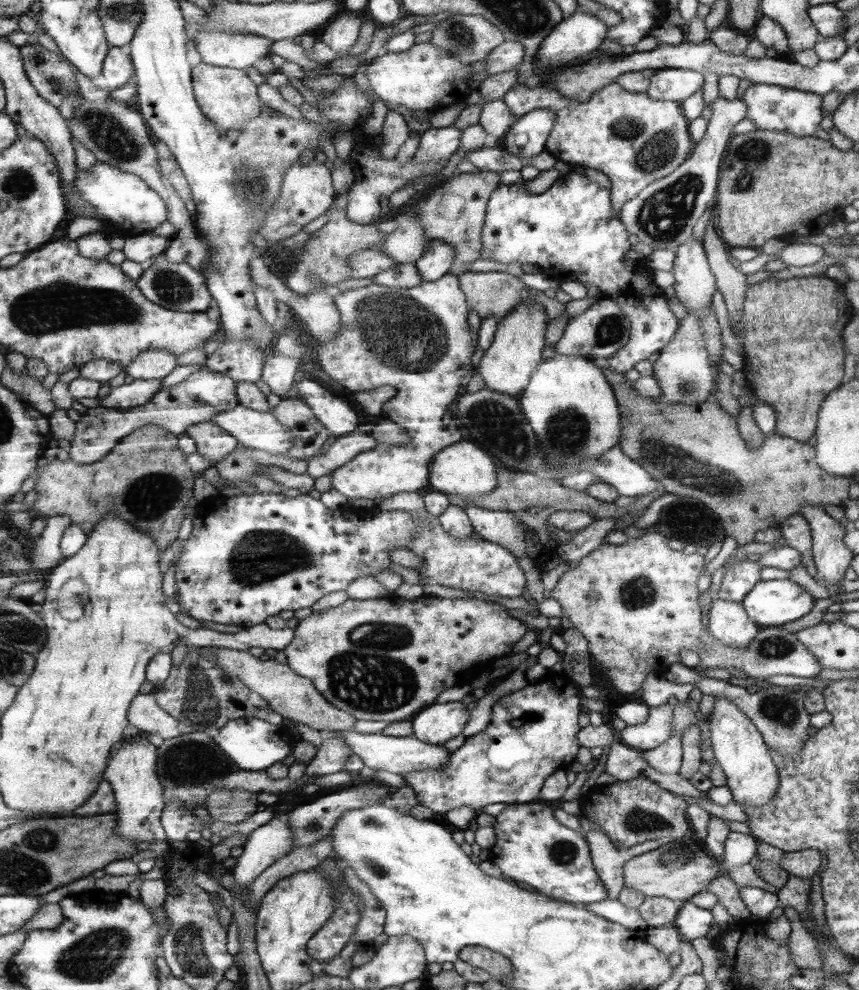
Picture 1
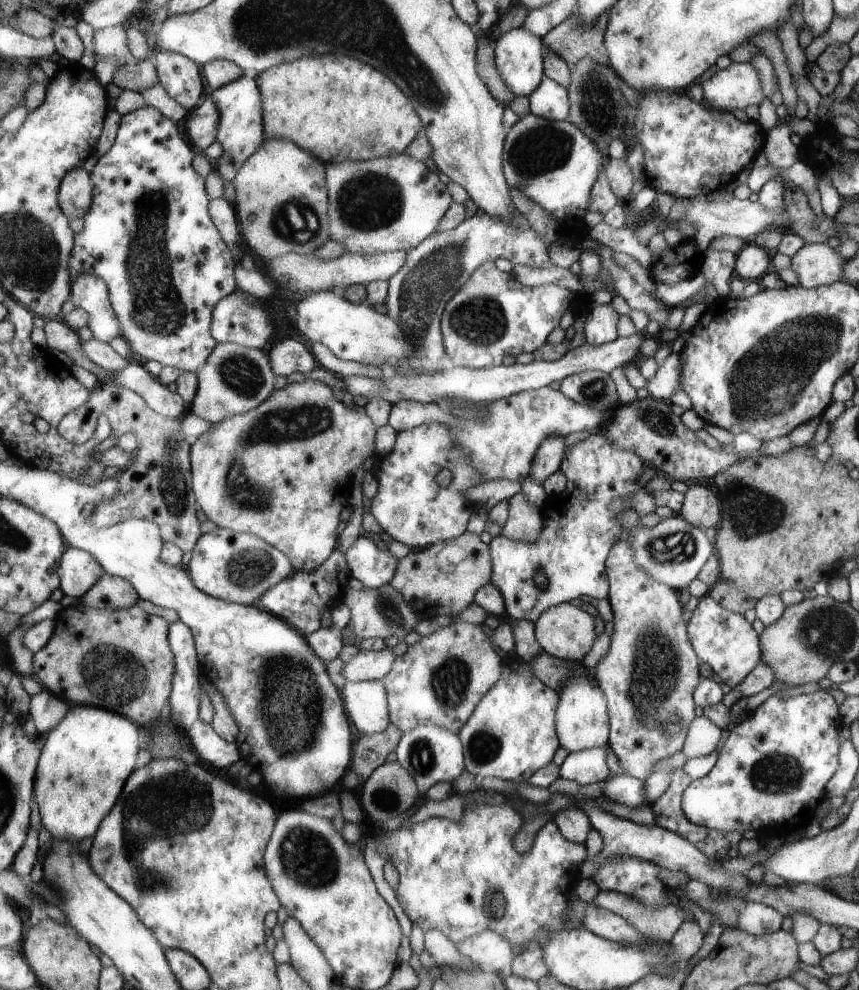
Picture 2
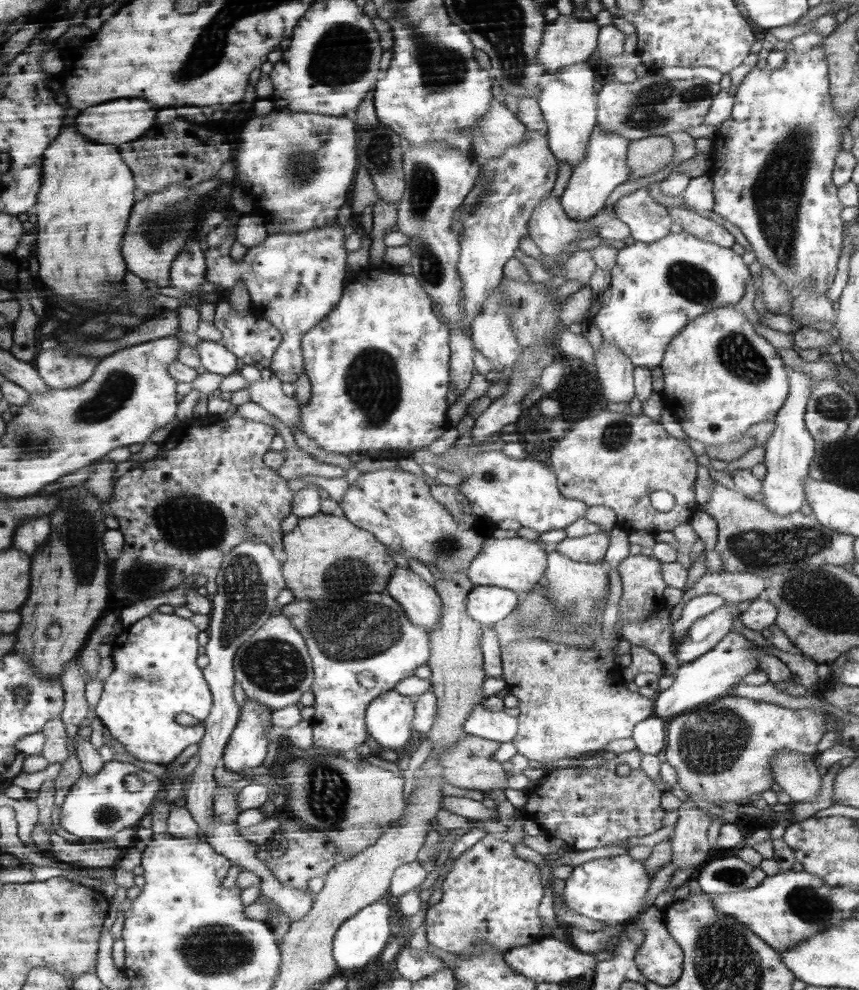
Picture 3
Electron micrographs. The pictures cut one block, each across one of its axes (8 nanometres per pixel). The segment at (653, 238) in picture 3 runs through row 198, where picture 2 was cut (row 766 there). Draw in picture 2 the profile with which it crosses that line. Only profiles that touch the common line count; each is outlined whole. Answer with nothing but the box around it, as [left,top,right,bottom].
[594,540,700,781]

